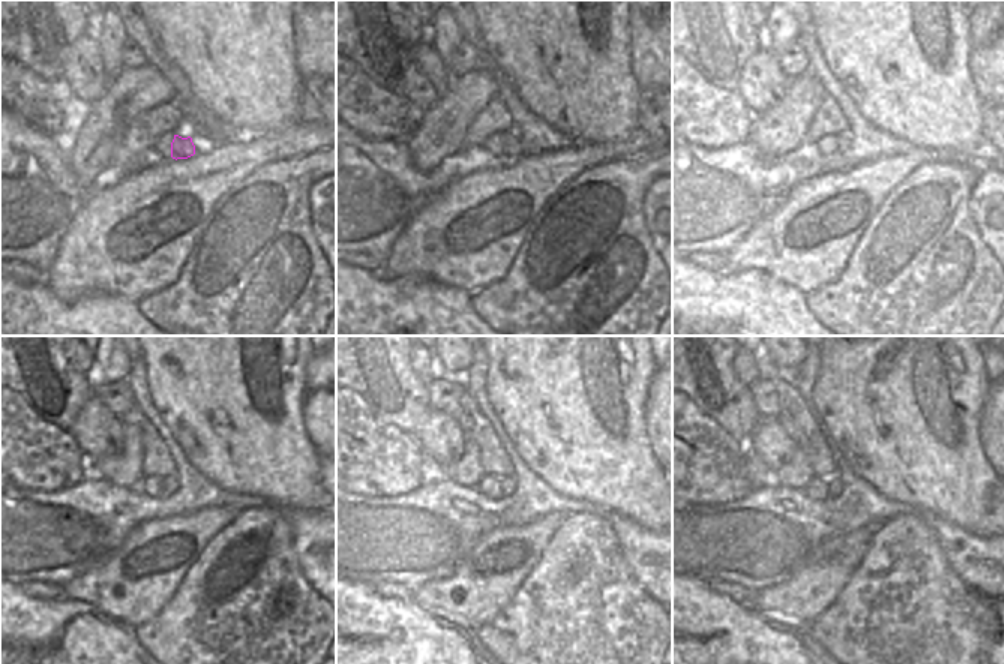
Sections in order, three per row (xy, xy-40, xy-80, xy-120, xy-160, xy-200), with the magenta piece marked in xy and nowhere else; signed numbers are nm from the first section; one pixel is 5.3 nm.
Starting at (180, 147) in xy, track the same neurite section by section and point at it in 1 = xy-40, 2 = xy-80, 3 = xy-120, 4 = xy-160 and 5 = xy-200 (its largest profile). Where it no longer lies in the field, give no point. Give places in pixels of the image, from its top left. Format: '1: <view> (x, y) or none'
1: xy-40 (511, 141)
2: xy-80 (844, 140)
3: xy-120 (170, 481)
4: xy-160 (506, 483)
5: xy-200 (835, 486)

